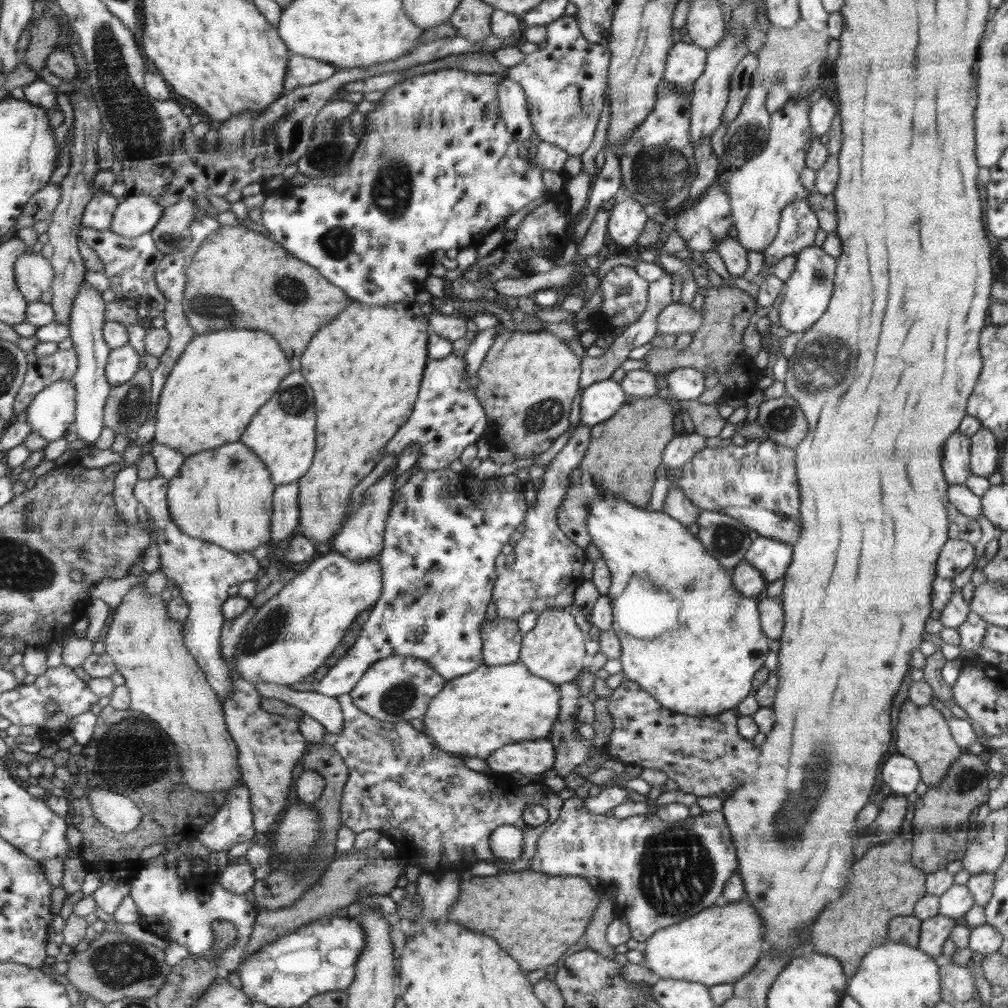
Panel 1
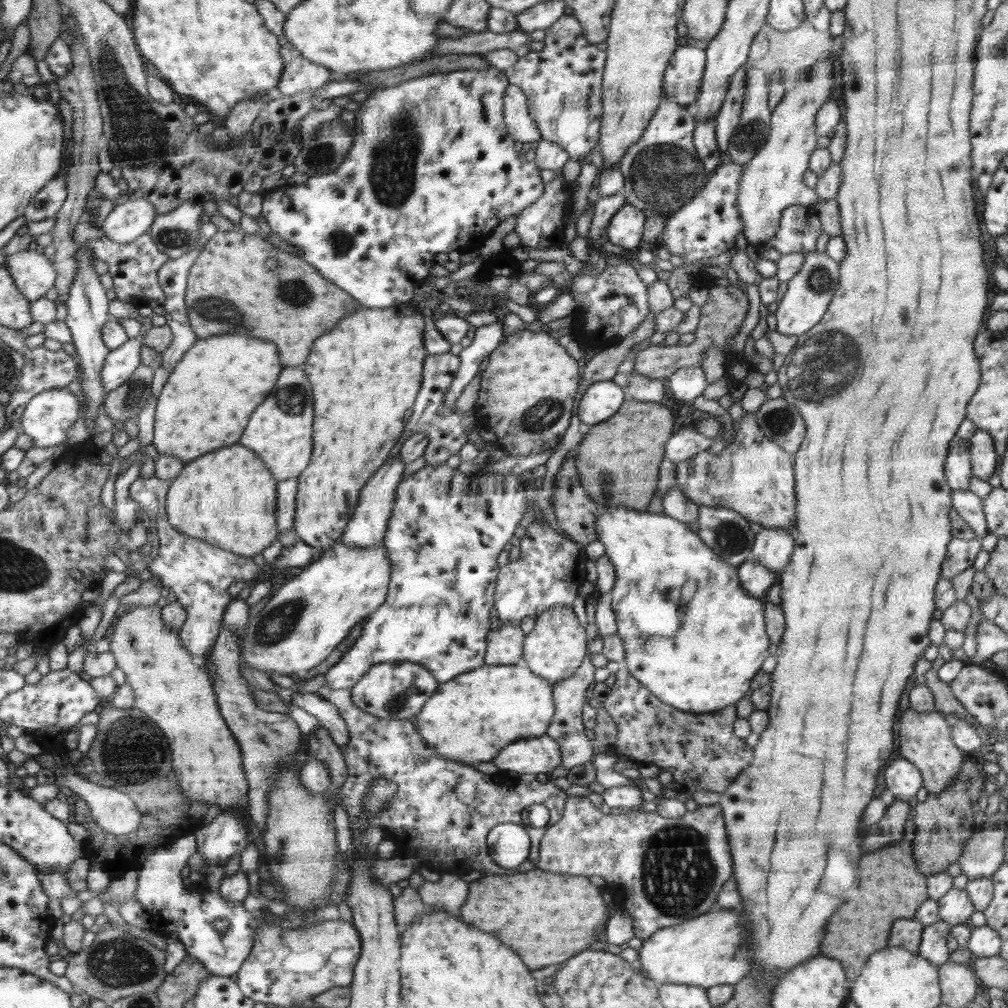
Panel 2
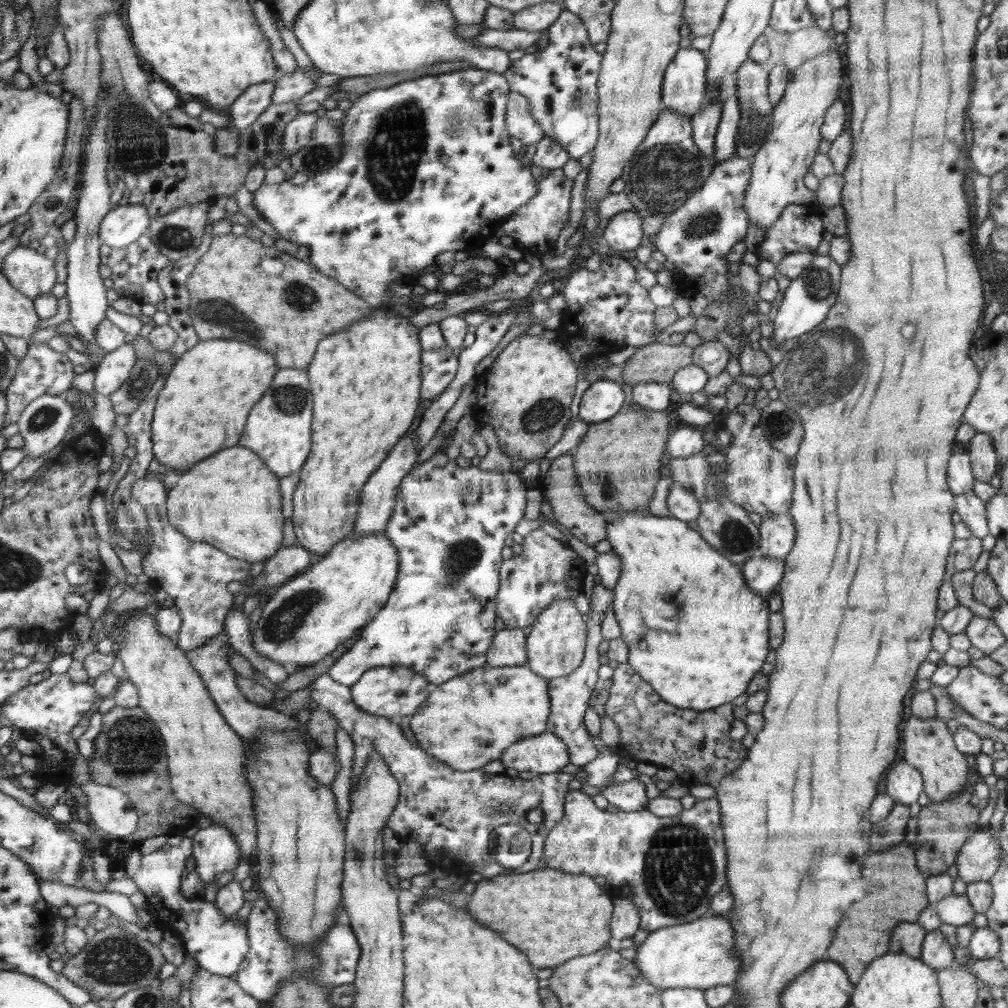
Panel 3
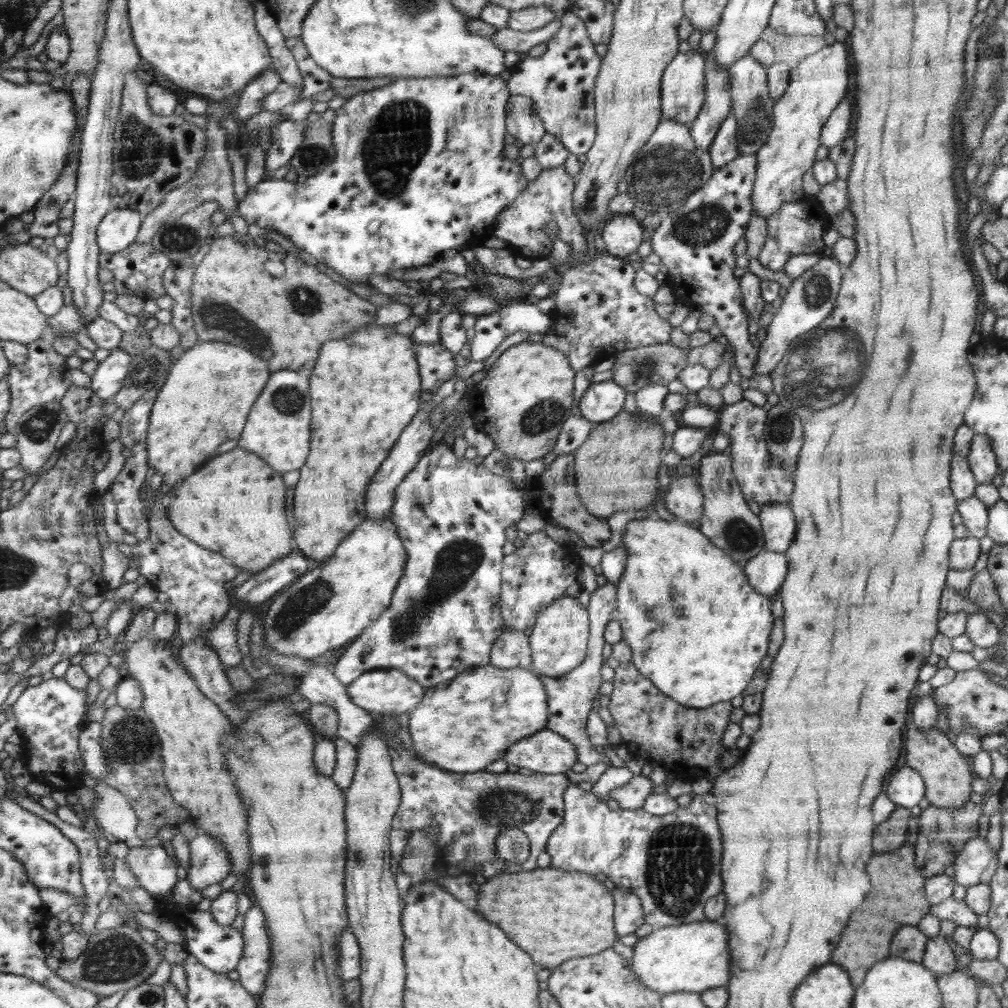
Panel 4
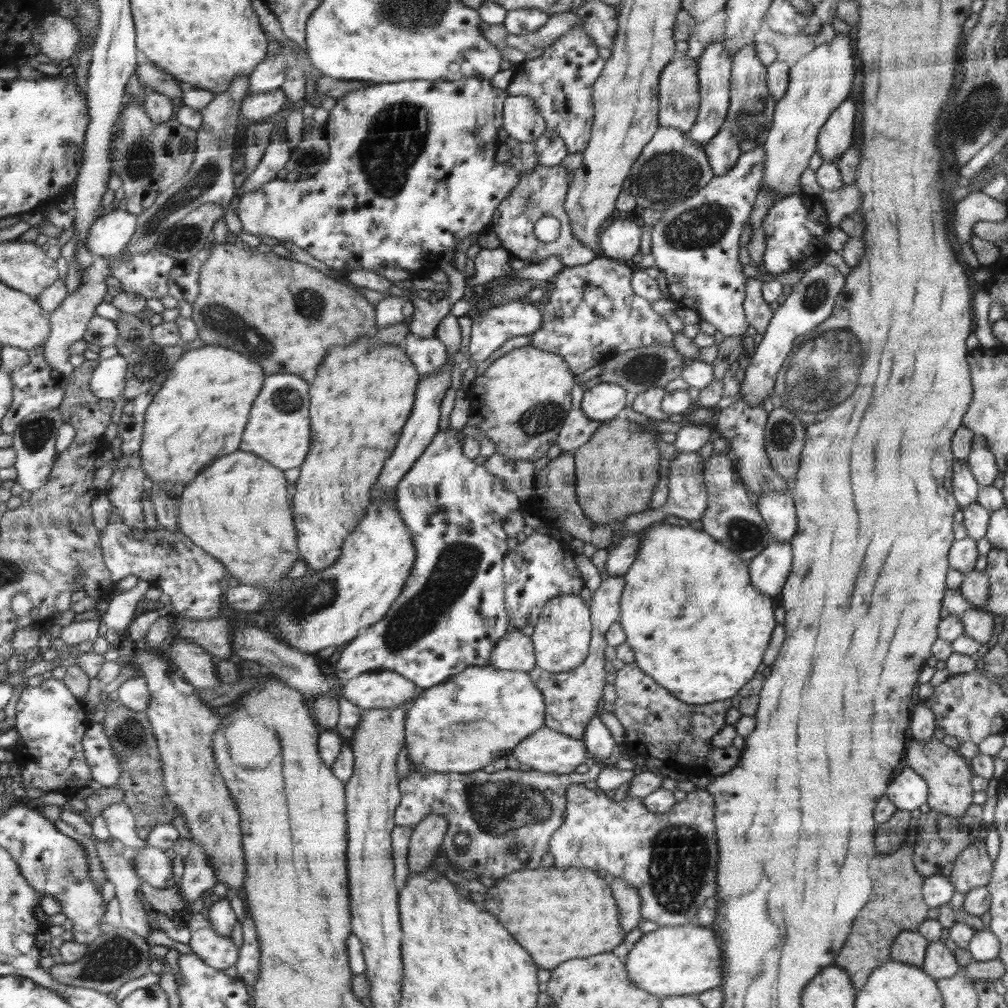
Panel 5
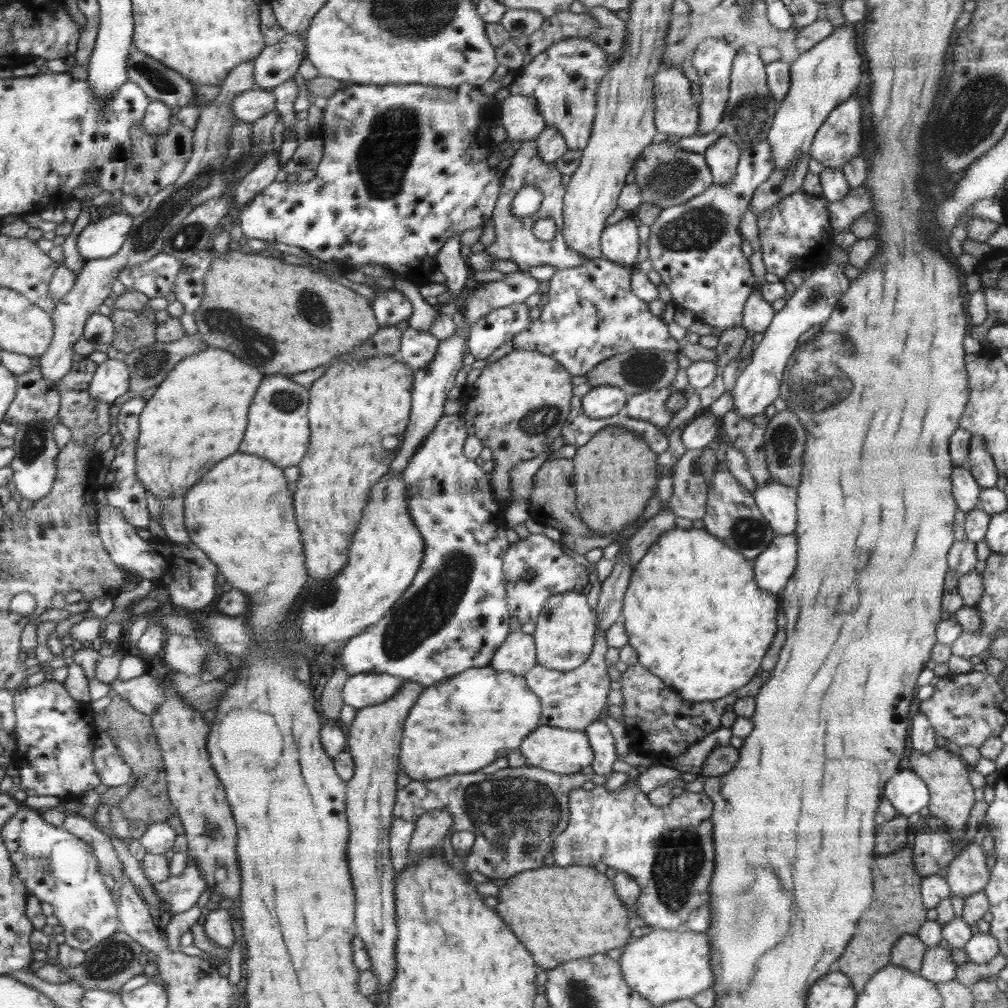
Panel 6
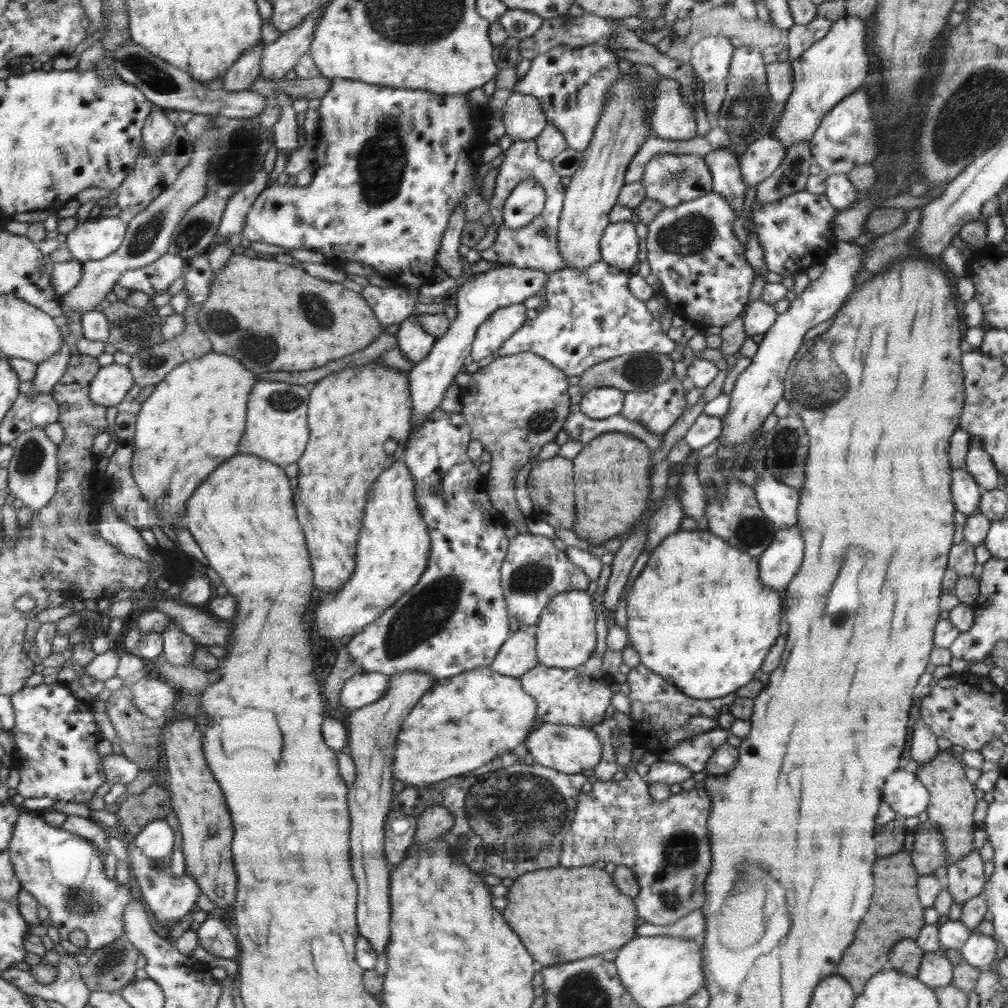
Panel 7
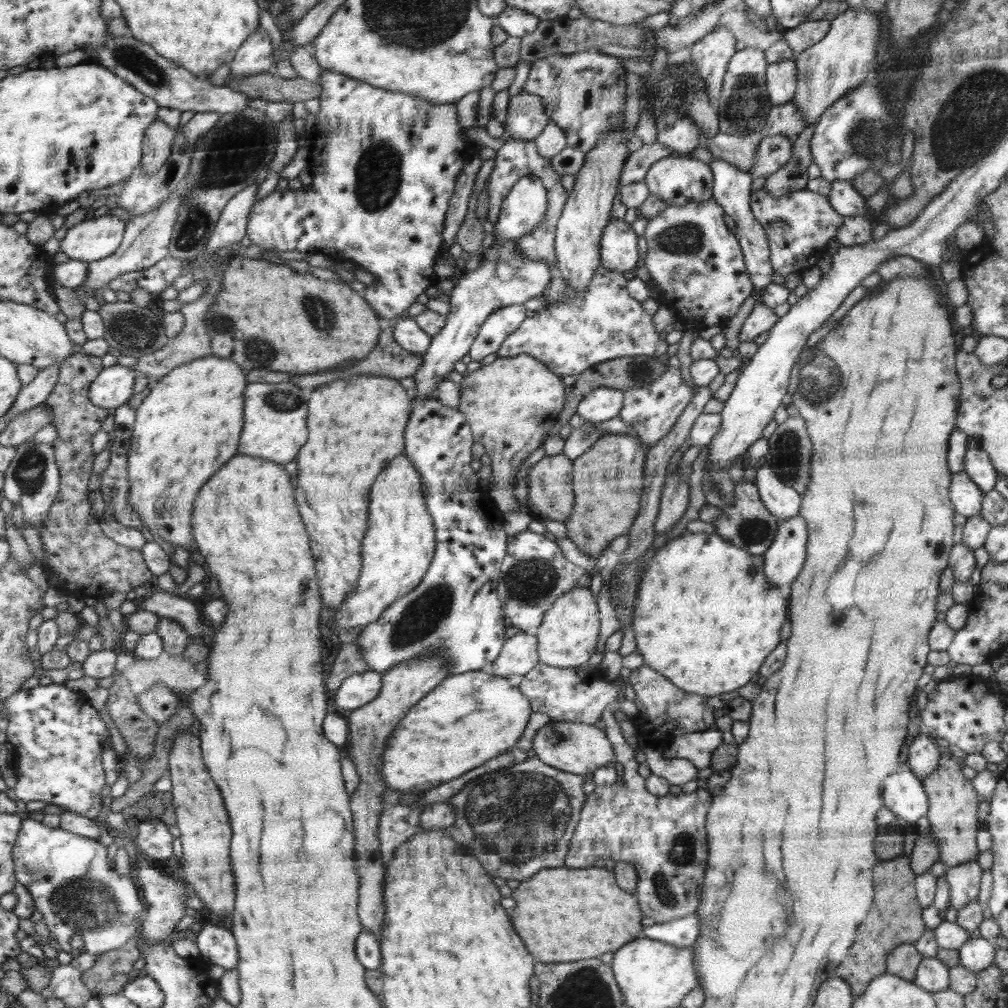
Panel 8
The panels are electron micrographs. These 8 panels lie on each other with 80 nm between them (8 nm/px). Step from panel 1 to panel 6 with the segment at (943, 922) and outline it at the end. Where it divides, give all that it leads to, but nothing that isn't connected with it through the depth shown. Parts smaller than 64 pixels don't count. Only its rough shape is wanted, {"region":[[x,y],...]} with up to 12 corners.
{"region":[[951,948],[927,949],[919,974],[938,984],[954,979]]}

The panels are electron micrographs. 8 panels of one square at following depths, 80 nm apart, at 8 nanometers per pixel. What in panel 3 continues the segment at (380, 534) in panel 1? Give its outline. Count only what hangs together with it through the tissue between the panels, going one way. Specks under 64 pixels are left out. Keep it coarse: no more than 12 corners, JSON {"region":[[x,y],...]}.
{"region":[[414,432],[399,440],[364,485],[351,536],[386,530],[403,478],[418,454]]}

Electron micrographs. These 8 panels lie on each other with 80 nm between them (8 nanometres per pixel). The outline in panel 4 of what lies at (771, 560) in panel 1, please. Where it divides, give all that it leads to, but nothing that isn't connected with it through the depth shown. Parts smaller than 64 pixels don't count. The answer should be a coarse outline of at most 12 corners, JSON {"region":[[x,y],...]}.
{"region":[[789,503],[759,509],[768,550],[784,553],[797,524]]}

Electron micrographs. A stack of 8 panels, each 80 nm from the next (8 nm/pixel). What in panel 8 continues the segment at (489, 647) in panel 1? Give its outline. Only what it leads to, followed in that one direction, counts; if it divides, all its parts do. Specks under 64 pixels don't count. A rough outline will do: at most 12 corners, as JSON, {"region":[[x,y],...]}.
{"region":[[516,631],[489,666],[502,677],[539,662],[536,631]]}

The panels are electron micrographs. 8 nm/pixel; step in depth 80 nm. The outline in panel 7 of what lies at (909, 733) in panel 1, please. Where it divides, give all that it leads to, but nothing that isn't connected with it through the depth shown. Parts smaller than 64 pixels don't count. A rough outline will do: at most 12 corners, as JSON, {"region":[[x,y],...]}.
{"region":[[942,750],[913,768],[928,789],[946,865],[974,849],[975,786]]}

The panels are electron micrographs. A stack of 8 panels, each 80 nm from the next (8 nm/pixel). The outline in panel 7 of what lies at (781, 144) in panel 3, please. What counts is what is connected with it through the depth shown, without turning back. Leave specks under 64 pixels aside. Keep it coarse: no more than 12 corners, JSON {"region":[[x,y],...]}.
{"region":[[847,14],[791,59],[770,134],[788,150],[868,76],[868,24]]}

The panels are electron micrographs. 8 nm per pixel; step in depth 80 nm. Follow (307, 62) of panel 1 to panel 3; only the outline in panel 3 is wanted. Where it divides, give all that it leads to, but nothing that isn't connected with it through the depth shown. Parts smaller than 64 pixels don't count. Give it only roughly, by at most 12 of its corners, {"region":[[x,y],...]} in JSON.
{"region":[[299,67],[275,81],[274,104],[299,100],[316,88],[318,73]]}

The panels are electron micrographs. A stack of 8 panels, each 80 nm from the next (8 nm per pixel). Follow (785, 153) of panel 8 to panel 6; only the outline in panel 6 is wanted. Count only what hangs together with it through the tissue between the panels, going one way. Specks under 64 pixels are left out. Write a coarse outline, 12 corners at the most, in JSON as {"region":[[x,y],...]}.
{"region":[[741,151],[729,184],[667,209],[649,259],[721,331],[740,328],[754,278],[738,224],[776,164]]}

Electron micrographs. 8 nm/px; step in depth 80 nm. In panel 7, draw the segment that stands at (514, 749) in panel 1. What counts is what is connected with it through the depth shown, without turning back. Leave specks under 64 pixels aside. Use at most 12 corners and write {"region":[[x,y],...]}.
{"region":[[543,722],[523,743],[534,764],[579,774],[603,754],[596,731]]}

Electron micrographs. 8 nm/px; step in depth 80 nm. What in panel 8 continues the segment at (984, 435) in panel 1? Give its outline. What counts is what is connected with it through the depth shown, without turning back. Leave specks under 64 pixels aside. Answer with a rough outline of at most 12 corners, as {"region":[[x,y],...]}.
{"region":[[970,436],[963,471],[984,492],[994,489],[1000,473]]}

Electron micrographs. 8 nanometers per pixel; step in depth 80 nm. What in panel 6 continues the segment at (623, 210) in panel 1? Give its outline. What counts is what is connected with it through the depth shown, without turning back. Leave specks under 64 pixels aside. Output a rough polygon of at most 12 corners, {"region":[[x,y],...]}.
{"region":[[623,219],[603,230],[604,259],[636,262],[638,230]]}

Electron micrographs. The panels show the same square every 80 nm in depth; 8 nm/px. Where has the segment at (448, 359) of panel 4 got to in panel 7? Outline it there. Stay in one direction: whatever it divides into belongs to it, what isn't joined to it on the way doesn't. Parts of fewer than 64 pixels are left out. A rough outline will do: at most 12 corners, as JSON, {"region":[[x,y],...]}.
{"region":[[409,319],[395,337],[405,359],[422,362],[438,340]]}

